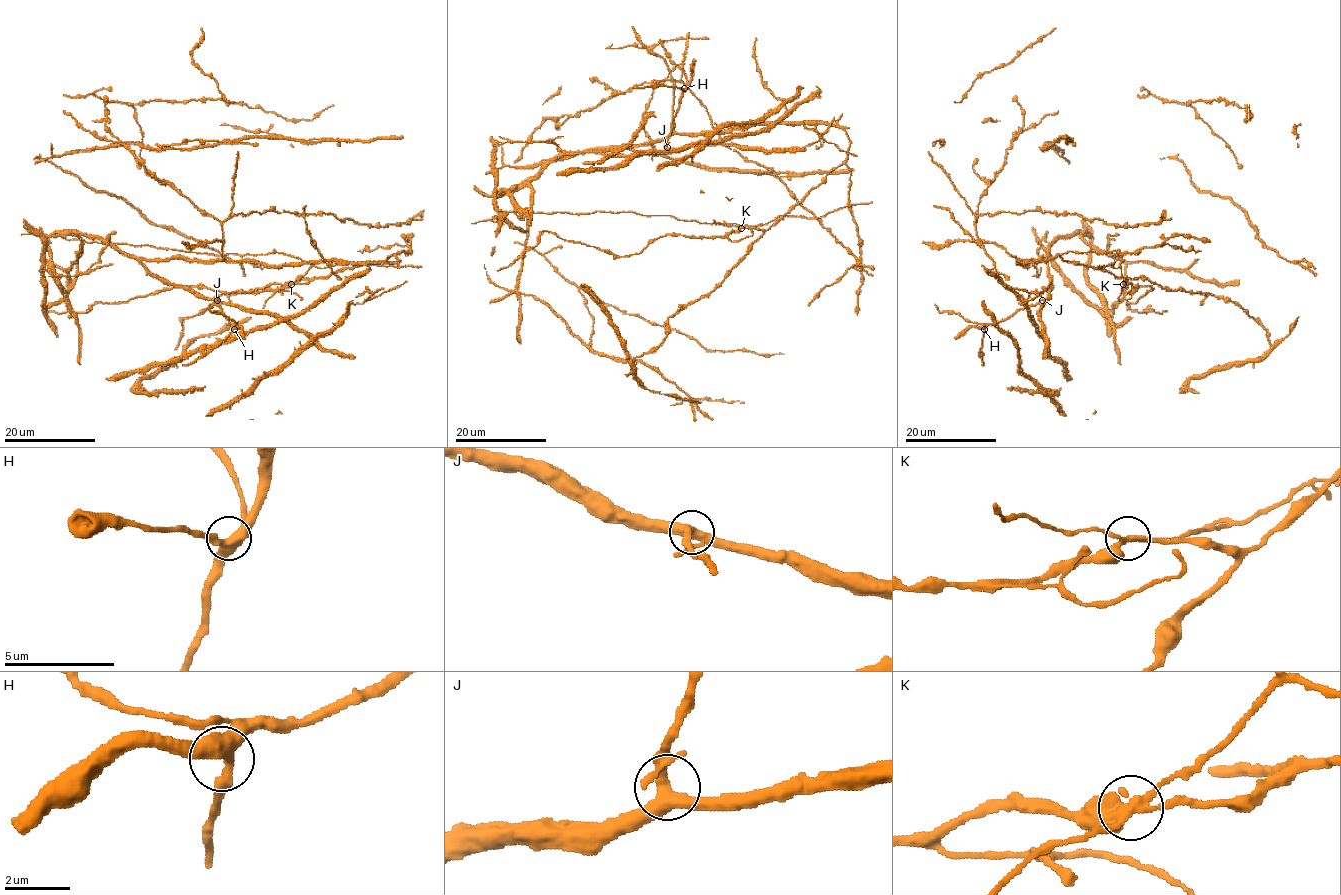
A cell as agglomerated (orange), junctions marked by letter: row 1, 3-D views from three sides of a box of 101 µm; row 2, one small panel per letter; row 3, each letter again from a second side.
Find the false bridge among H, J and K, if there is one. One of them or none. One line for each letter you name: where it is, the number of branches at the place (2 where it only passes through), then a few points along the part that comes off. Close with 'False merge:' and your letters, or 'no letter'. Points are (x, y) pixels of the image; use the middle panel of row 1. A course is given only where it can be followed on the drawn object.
K: (741, 228) | 4 | (741, 228), (761, 224), (595, 211), (530, 212), (519, 219), (509, 212), (497, 221), (471, 223)
False merge: K

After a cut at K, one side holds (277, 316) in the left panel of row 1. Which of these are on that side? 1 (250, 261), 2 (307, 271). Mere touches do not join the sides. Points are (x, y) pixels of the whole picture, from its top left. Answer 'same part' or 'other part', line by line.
1: same part
2: other part

